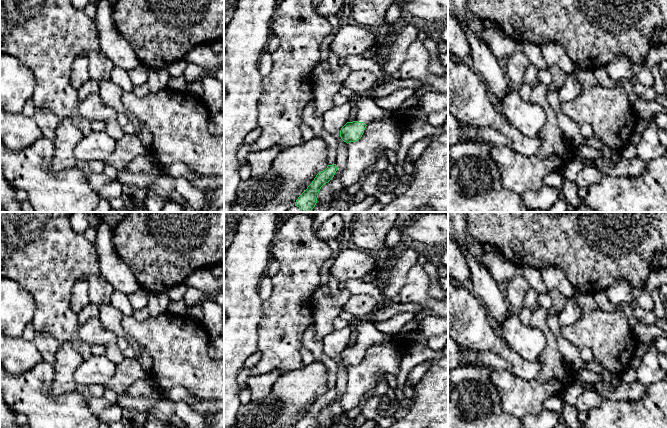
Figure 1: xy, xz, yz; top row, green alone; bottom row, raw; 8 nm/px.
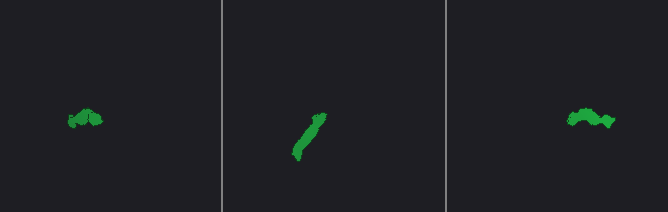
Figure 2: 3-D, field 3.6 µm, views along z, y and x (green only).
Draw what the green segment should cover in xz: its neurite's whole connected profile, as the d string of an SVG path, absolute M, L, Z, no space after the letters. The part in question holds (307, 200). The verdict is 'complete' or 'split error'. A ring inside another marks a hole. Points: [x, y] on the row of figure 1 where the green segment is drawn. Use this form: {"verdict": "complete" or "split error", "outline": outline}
{"verdict": "complete", "outline": "M333 164L318 173L312 183L298 197L295 206L299 207L302 212L311 212L317 203L319 190L334 177L336 171L336 164Z"}

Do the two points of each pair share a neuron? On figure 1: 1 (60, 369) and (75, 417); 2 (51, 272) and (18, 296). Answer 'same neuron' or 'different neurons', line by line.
1: different neurons
2: different neurons

